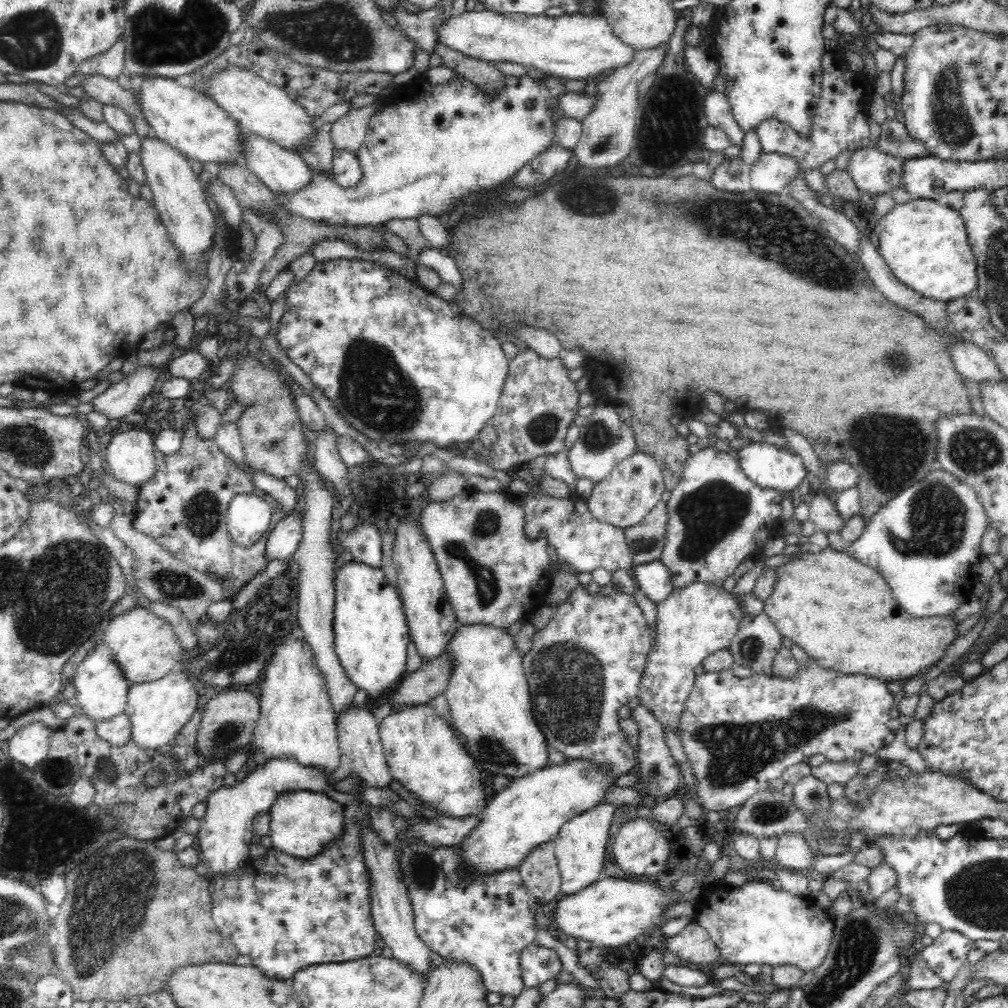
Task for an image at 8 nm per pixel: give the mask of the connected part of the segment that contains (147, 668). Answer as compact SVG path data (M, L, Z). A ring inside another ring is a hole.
M136 606L134 610L130 608L126 614L116 616L106 626L104 642L112 650L117 672L122 674L129 686L164 678L181 662L183 649L173 628L168 621L156 616L146 607Z

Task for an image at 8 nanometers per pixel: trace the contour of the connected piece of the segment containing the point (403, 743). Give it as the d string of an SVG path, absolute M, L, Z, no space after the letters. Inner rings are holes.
M430 705L400 707L379 721L379 737L390 776L446 817L477 815L486 808L480 768L458 740L454 728Z

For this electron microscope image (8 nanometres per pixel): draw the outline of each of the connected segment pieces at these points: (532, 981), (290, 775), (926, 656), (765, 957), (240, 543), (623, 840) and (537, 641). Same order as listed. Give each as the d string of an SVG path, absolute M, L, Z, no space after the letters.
M535 942L521 952L521 969L525 987L537 987L563 970L558 953Z
M268 758L262 765L256 766L249 774L247 774L241 781L237 781L233 786L219 787L214 790L206 798L206 809L203 817L199 818L198 832L194 835L195 846L198 852L201 853L202 861L206 866L212 868L212 873L215 876L236 870L240 866L244 866L248 856L248 847L255 838L253 836L252 820L258 812L267 812L275 802L275 799L284 792L304 790L312 793L325 794L327 790L337 791L335 786L340 781L332 783L331 771L324 770L321 766L302 766L302 763L296 762L294 758Z
M828 547L801 554L776 569L776 584L765 601L763 612L782 638L800 646L817 666L837 670L841 674L862 674L869 678L910 680L920 670L939 662L956 639L952 615L944 617L910 618L890 596L884 578L876 569L858 562L846 551L836 552Z
M766 880L748 881L742 888L730 890L720 882L701 885L702 892L696 905L695 921L711 937L712 942L718 947L721 958L729 964L793 964L808 972L812 968L818 968L828 952L832 942L835 921L829 910L821 908L809 897L801 897L786 892L781 887L775 887L773 882Z
M262 494L236 495L230 498L227 529L235 546L248 550L266 534L272 509Z
M646 813L629 818L622 823L619 832L613 838L613 858L617 866L629 877L640 880L658 880L665 872L666 861L669 857L669 842L654 826Z
M584 585L575 588L564 604L558 605L550 612L550 622L540 631L536 632L532 640L532 650L523 657L523 666L525 670L525 678L529 685L531 695L531 703L533 706L534 719L537 726L541 729L546 744L550 750L557 750L564 754L565 758L585 758L590 762L597 762L601 768L611 770L613 776L623 776L632 771L637 764L637 755L634 749L628 745L620 726L618 726L618 709L629 701L637 698L638 686L641 682L643 667L646 665L647 655L651 650L652 638L648 633L648 623L644 619L642 609L630 595L618 593L612 590L588 594L584 589Z

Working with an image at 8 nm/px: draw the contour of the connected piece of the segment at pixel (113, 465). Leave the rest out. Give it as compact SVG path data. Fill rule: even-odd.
M132 428L126 432L106 434L106 460L112 476L132 486L140 486L154 476L155 445L150 432Z

